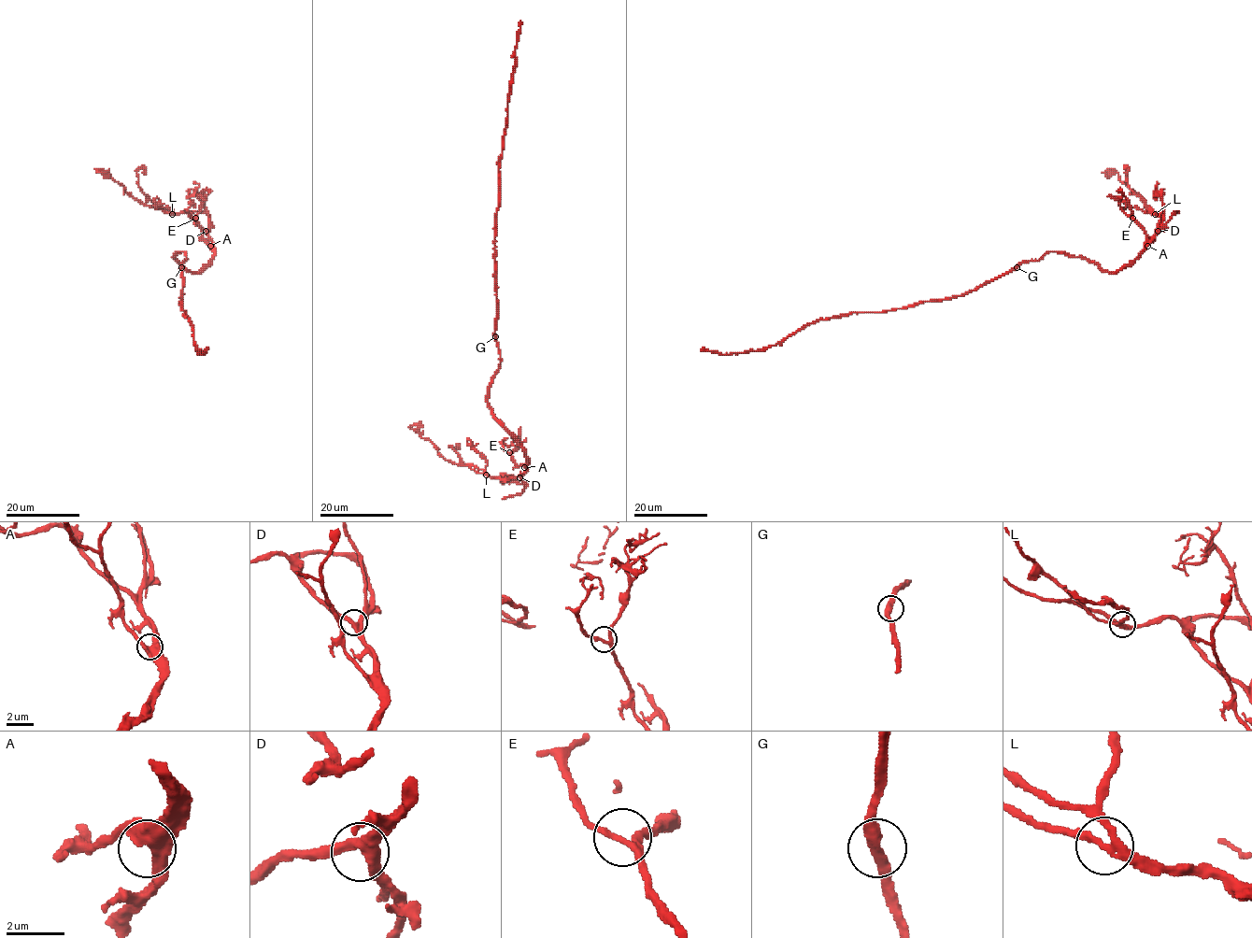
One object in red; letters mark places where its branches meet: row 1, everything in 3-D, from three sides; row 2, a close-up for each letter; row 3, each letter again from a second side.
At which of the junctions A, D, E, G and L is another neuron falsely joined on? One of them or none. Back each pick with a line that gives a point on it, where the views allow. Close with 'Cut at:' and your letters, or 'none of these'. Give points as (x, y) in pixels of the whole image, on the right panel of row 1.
Cut at: none of these

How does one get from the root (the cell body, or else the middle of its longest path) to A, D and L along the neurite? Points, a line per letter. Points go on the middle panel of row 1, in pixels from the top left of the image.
A: (495, 335), (500, 366), (489, 389), (488, 404), (492, 416), (521, 448), (527, 459), (524, 467)
D: (495, 335), (500, 366), (489, 389), (488, 404), (492, 416), (514, 436), (527, 459), (527, 469), (519, 477)
L: (495, 335), (500, 366), (489, 389), (488, 404), (492, 416), (521, 448), (527, 469), (506, 481), (486, 475)

